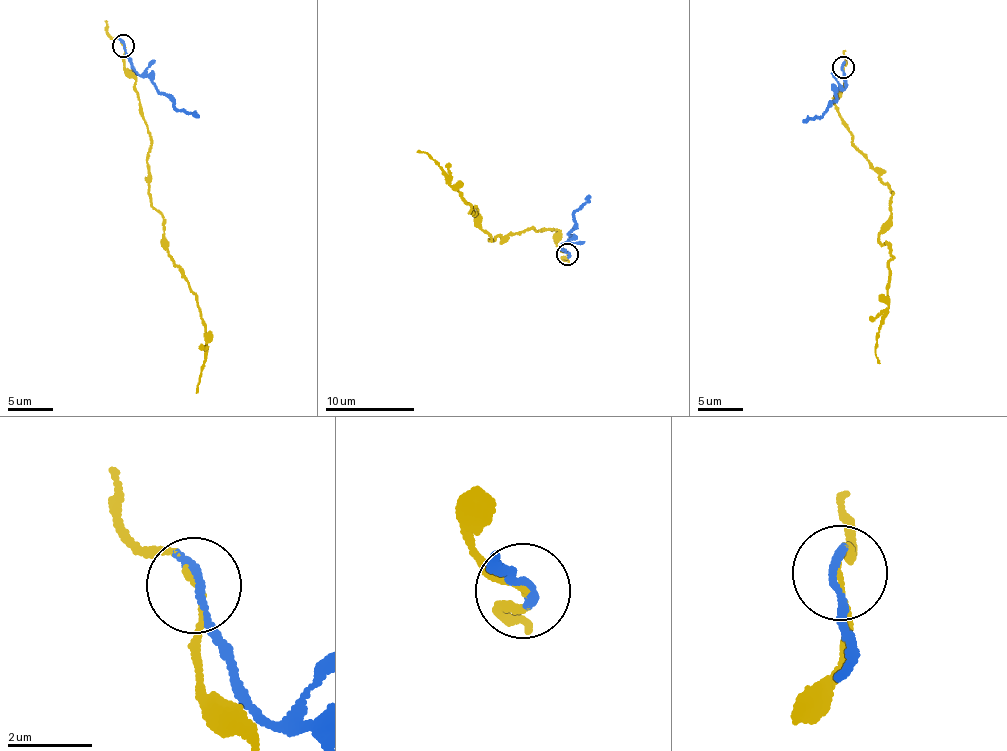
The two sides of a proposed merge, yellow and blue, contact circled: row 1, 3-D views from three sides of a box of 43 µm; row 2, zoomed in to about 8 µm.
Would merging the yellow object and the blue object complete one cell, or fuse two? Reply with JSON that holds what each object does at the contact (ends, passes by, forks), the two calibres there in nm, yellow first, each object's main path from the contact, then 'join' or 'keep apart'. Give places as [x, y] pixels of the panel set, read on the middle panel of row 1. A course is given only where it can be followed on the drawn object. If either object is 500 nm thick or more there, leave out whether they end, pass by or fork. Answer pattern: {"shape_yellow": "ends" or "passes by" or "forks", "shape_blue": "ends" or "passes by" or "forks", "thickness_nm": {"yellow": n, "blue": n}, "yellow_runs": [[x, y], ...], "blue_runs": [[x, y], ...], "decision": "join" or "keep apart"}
{"shape_yellow": "passes by", "shape_blue": "ends", "thickness_nm": {"yellow": 110, "blue": 220}, "yellow_runs": [[567, 254], [556, 247], [556, 228], [489, 238], [474, 206], [470, 212], [435, 161], [417, 152]], "blue_runs": [[569, 253], [560, 248], [570, 239], [575, 212], [588, 196]], "decision": "keep apart"}

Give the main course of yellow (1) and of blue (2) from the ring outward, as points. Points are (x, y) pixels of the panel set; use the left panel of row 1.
1: (122, 45), (151, 142), (149, 193), (162, 214), (163, 245), (205, 327), (196, 392)
2: (124, 44), (131, 68), (150, 78), (173, 105), (198, 117)

